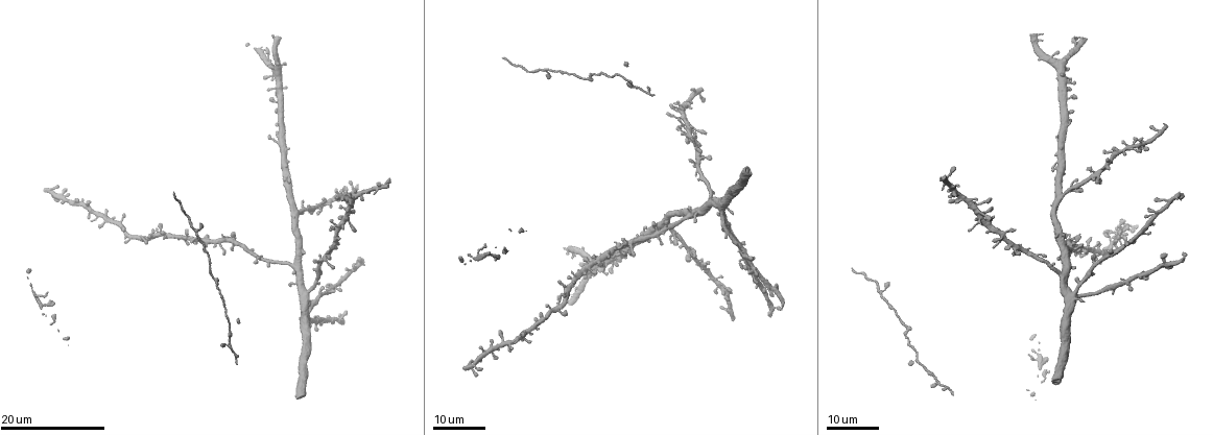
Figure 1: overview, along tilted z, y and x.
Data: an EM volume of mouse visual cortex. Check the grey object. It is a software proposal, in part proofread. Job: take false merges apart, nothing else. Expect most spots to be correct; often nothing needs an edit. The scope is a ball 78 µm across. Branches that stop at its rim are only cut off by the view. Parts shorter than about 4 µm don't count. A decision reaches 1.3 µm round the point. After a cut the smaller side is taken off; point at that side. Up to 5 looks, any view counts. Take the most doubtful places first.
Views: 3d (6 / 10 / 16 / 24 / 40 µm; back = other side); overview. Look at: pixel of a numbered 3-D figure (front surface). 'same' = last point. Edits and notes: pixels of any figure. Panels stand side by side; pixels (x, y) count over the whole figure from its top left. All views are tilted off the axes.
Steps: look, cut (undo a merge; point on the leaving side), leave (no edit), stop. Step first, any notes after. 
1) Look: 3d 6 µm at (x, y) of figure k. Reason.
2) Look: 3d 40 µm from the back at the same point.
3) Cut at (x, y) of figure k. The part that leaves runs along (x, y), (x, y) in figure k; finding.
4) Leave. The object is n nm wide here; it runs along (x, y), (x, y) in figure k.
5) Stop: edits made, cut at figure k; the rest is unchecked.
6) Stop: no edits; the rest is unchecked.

Look: 3d 16 µm at (138, 237) of figure 1. Three-way junction.

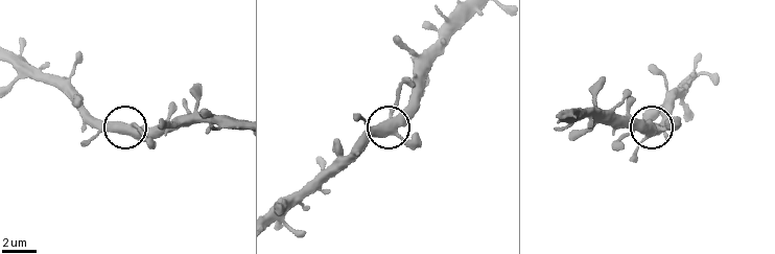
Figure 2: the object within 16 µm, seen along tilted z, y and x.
Look: 3d 6 µm at (120, 129) of figure 2.

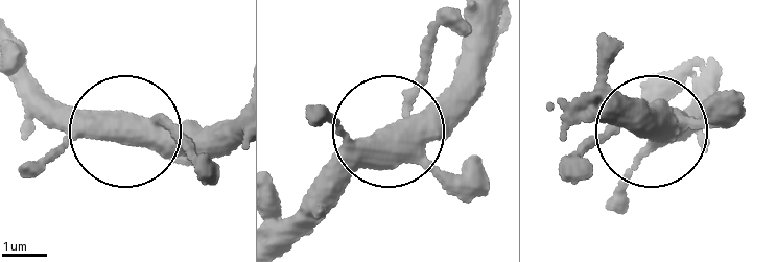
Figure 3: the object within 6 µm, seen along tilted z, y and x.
Leave. It runs along (493, 25), (484, 56), (405, 120), (351, 141), (311, 115) in figure 3; continuous, no second cell.

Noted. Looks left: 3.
Look: 3d 24 µm at (1060, 61) of figure 1.

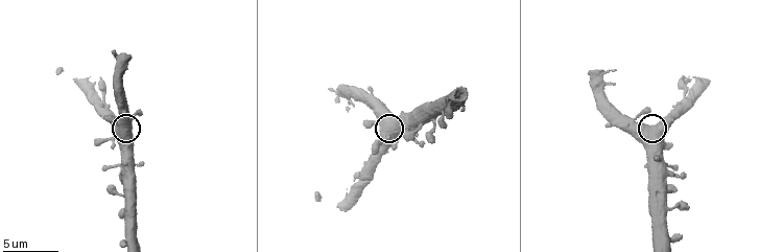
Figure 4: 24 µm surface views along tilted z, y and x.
Look: 3d 10 µm at (650, 126) of figure 4.

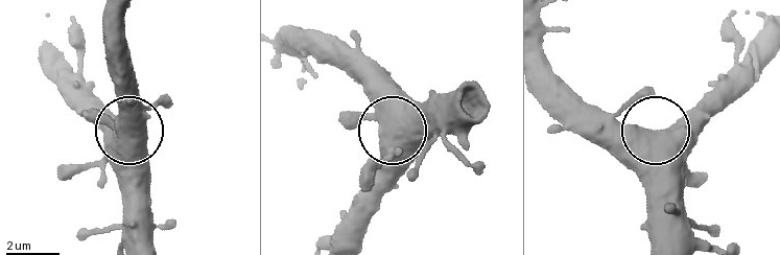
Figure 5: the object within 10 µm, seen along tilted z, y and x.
Leave. The object is 590 nm wide here; it runs along (666, 244), (661, 137), (650, 126), (597, 113) in figure 5; all the same cell.

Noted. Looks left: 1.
Stop: no edits; the rest is unchecked.

